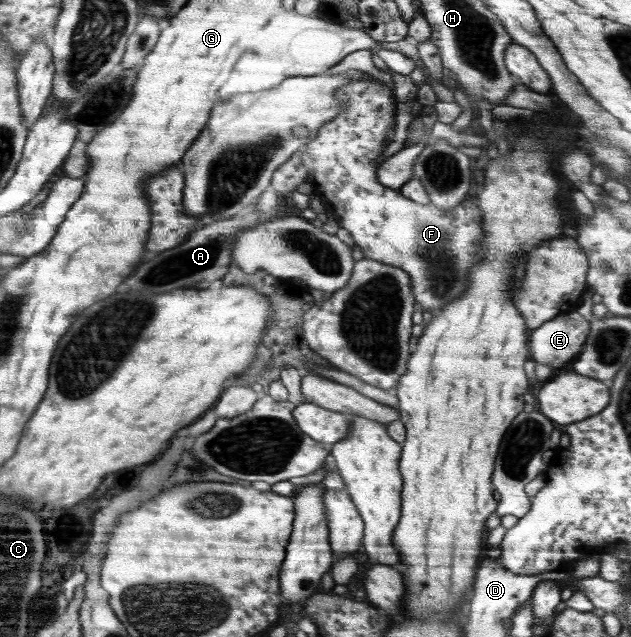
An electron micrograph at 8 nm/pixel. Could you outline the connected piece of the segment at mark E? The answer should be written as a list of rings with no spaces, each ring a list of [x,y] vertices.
[[[577,311],[554,317],[530,334],[530,358],[554,368],[572,364],[572,358],[583,349],[588,333],[589,322]]]

